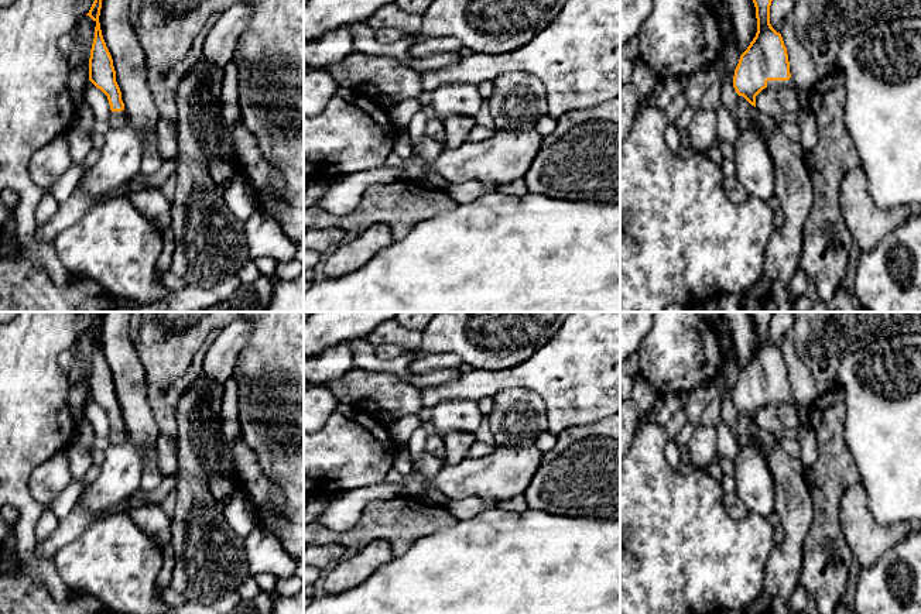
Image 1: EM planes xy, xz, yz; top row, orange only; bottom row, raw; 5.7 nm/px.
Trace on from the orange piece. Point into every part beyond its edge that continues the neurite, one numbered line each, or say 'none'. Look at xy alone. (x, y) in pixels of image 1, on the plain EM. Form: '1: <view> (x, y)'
1: xy (117, 435)

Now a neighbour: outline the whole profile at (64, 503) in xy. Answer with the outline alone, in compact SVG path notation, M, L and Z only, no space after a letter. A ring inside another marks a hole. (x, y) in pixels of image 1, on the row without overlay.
M72 480L51 502L49 508L54 514L64 519L66 515L71 514L73 507L76 505L81 494L82 494L83 484Z

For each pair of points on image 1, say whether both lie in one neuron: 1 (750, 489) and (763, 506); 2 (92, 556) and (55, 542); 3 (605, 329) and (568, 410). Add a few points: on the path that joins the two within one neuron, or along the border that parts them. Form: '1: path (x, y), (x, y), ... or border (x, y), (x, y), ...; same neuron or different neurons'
1: path (755, 493), (762, 501); same neuron
2: border (89, 525), (76, 538), (64, 544), (52, 558); different neurons
3: path (605, 349), (605, 356), (582, 378), (578, 390); same neuron

